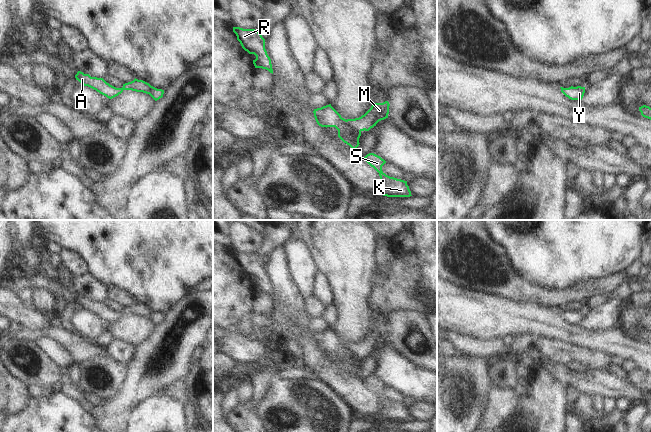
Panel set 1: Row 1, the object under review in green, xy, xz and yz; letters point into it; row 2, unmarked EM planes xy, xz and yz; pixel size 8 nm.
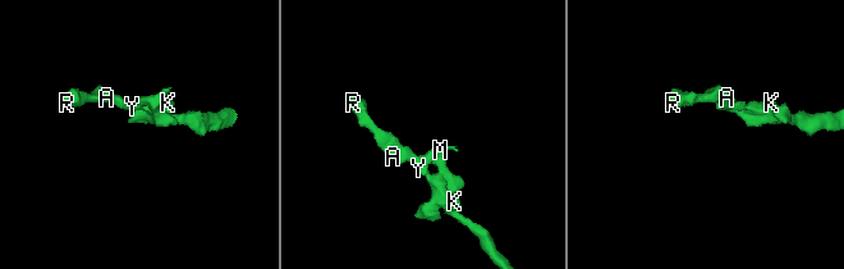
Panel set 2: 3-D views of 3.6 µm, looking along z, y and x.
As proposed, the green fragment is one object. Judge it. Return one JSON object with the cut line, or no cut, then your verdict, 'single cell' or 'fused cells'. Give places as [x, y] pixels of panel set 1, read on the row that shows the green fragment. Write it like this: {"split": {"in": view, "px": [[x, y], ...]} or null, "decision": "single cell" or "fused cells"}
{"split": {"in": "xz", "px": [[346, 120], [350, 126], [360, 131]]}, "decision": "fused cells"}

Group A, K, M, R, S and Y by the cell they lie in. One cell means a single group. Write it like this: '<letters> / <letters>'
A K R S Y / M

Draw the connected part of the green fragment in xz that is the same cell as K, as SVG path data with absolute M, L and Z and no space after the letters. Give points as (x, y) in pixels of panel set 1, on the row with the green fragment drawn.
M374 153L367 154L364 159L379 173L381 183L379 189L376 191L377 194L387 197L412 196L407 181L390 177L382 171L382 166L386 163L384 159Z

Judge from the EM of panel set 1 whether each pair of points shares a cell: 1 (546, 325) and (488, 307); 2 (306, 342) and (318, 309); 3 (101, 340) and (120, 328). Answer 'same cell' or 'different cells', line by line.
1: same cell
2: different cells
3: different cells

